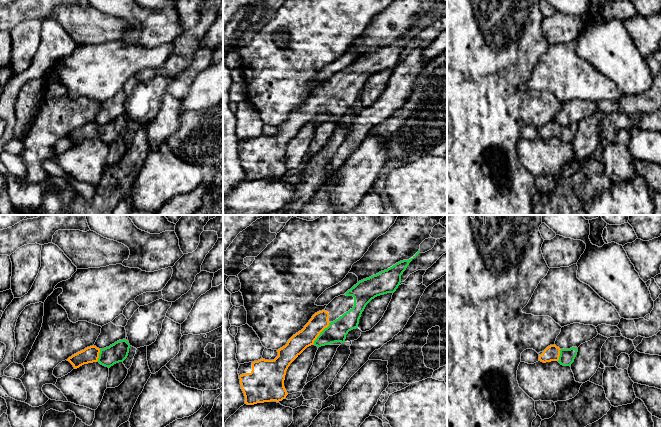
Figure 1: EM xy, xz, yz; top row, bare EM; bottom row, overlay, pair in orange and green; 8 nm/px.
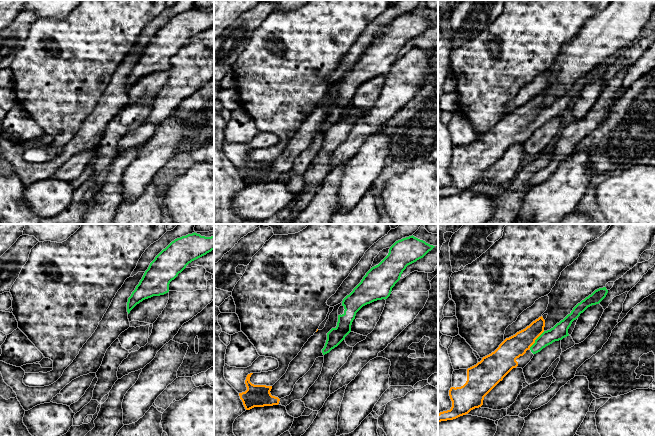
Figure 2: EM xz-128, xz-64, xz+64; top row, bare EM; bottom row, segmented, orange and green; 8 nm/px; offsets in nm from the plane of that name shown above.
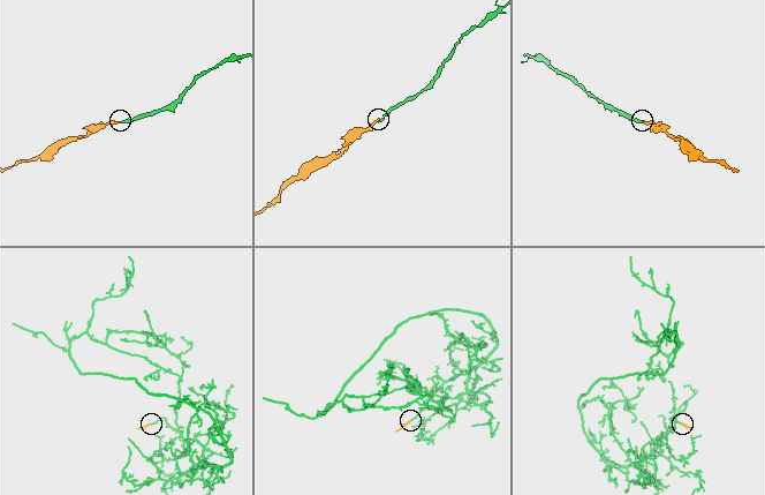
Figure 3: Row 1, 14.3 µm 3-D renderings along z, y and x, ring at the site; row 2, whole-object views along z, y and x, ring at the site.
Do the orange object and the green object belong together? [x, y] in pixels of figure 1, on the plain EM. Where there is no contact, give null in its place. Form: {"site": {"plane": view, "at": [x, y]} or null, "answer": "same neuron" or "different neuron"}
{"site": {"plane": "xz", "at": [320, 108]}, "answer": "same neuron"}

